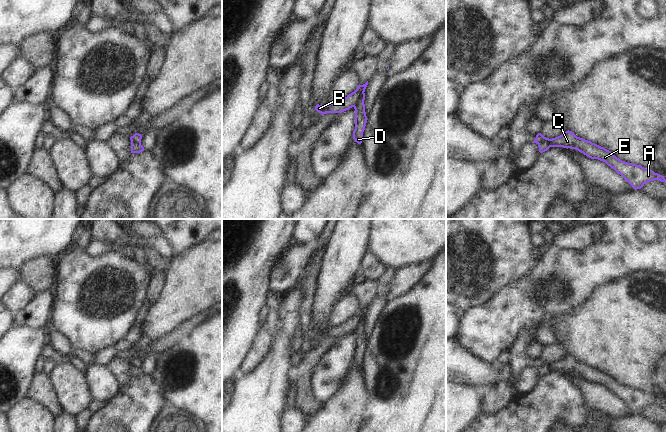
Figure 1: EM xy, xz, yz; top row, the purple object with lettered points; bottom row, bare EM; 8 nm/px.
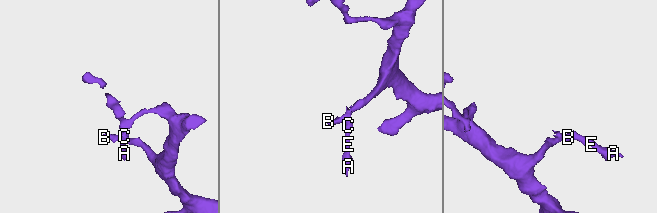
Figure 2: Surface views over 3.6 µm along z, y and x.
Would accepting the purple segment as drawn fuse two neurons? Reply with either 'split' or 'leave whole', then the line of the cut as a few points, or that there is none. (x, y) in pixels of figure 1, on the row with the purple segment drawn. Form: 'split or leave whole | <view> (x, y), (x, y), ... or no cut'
split | xz (363, 85), (363, 92), (353, 106)

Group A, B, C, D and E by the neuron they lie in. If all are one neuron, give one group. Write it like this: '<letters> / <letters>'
A C D E / B

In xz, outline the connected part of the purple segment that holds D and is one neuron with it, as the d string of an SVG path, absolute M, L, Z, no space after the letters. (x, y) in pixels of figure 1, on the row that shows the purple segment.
M363 92L361 96L358 98L354 109L355 109L355 129L353 131L353 139L358 144L362 143L363 140L363 132L365 130L365 126L367 123L367 116L365 112L365 93Z

